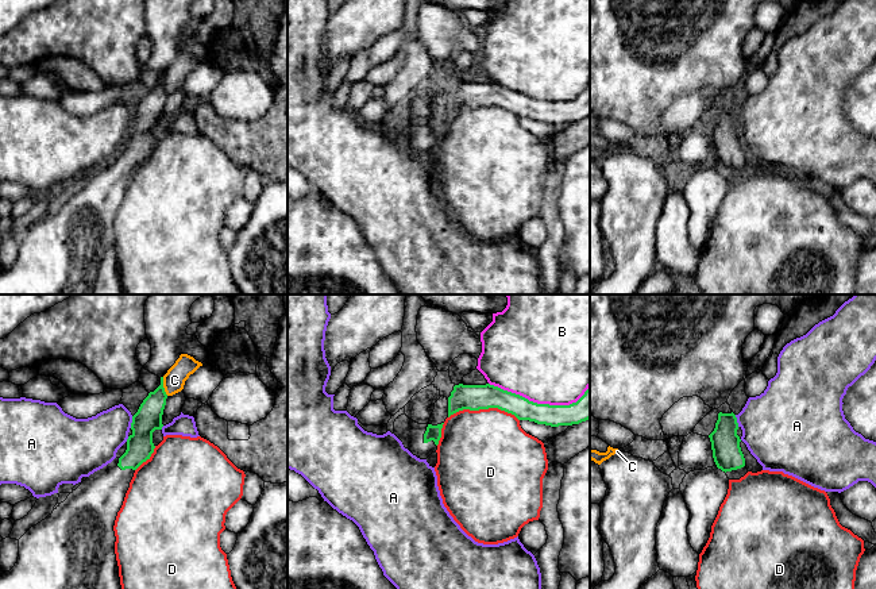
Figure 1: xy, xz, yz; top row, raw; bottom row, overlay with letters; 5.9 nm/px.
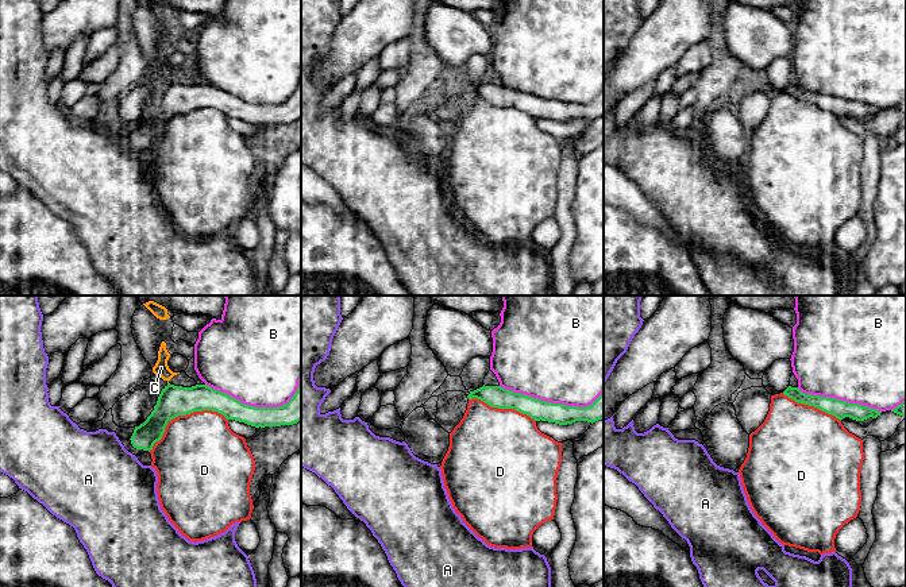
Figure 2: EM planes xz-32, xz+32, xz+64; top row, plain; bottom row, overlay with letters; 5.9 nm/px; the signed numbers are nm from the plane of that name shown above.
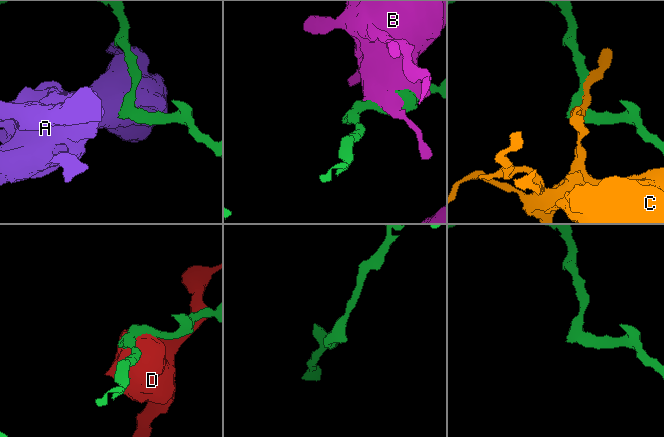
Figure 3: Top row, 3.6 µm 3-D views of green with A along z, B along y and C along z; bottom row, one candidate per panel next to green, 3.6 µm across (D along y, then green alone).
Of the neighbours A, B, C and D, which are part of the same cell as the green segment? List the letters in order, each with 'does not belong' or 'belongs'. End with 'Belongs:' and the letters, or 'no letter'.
A: does not belong
B: does not belong
C: does not belong
D: does not belong
Belongs: no letter

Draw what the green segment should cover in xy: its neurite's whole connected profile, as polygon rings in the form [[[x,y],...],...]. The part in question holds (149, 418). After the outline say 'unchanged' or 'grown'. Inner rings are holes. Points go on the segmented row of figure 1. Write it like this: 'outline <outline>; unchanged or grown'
outline [[[161,377],[161,385],[132,416],[126,453],[90,474],[51,515],[19,539],[18,562],[9,571],[0,571],[0,589],[121,589],[113,526],[135,470],[154,453],[153,432],[163,427],[166,399]]]; grown

